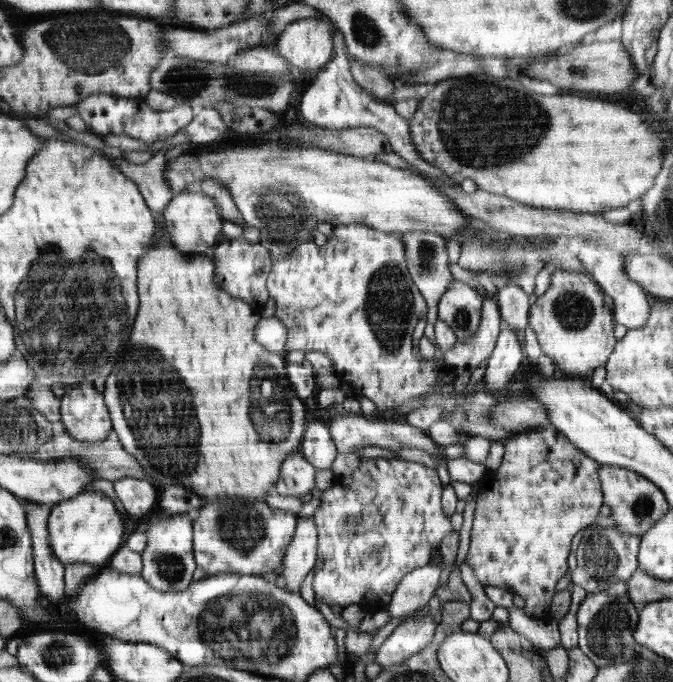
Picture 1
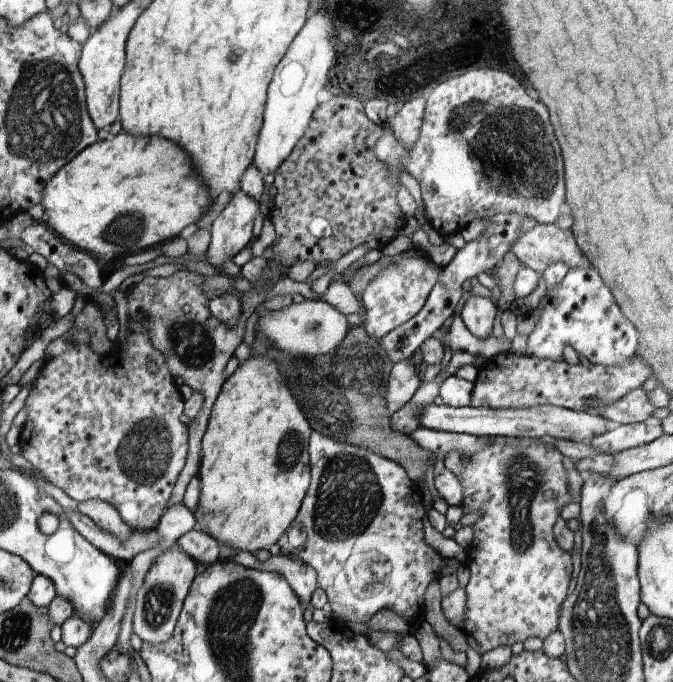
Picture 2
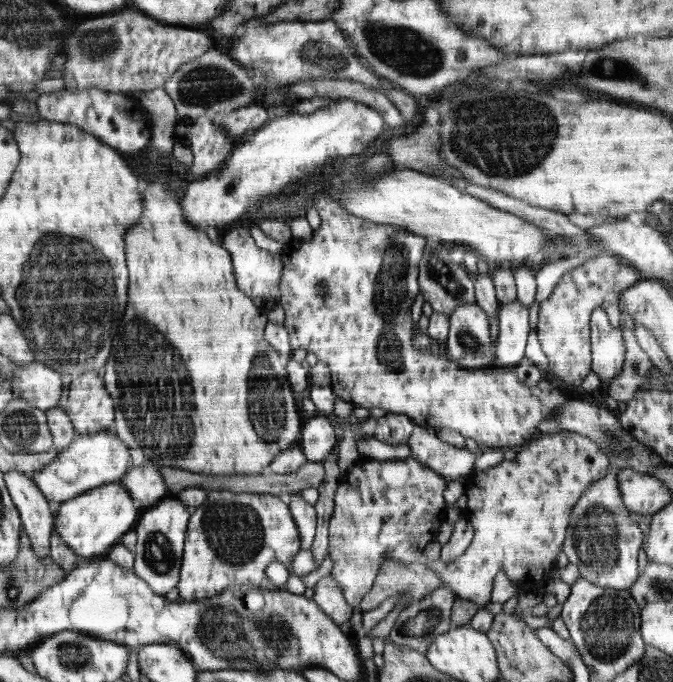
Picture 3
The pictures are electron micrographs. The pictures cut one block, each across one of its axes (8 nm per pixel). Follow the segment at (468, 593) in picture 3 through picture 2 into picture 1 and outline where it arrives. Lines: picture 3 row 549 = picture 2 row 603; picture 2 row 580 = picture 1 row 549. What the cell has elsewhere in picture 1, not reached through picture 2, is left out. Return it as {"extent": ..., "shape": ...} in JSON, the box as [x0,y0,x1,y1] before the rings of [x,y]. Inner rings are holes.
{"extent":[464,424,603,620],"shape":[[[552,424],[539,431],[527,429],[516,432],[515,437],[505,441],[504,446],[505,453],[498,469],[487,471],[479,480],[482,498],[475,507],[470,552],[464,563],[470,565],[482,586],[506,588],[514,596],[524,598],[524,614],[529,619],[552,620],[550,609],[554,588],[569,570],[572,540],[600,516],[603,492],[598,471],[601,464],[586,456]]]}

